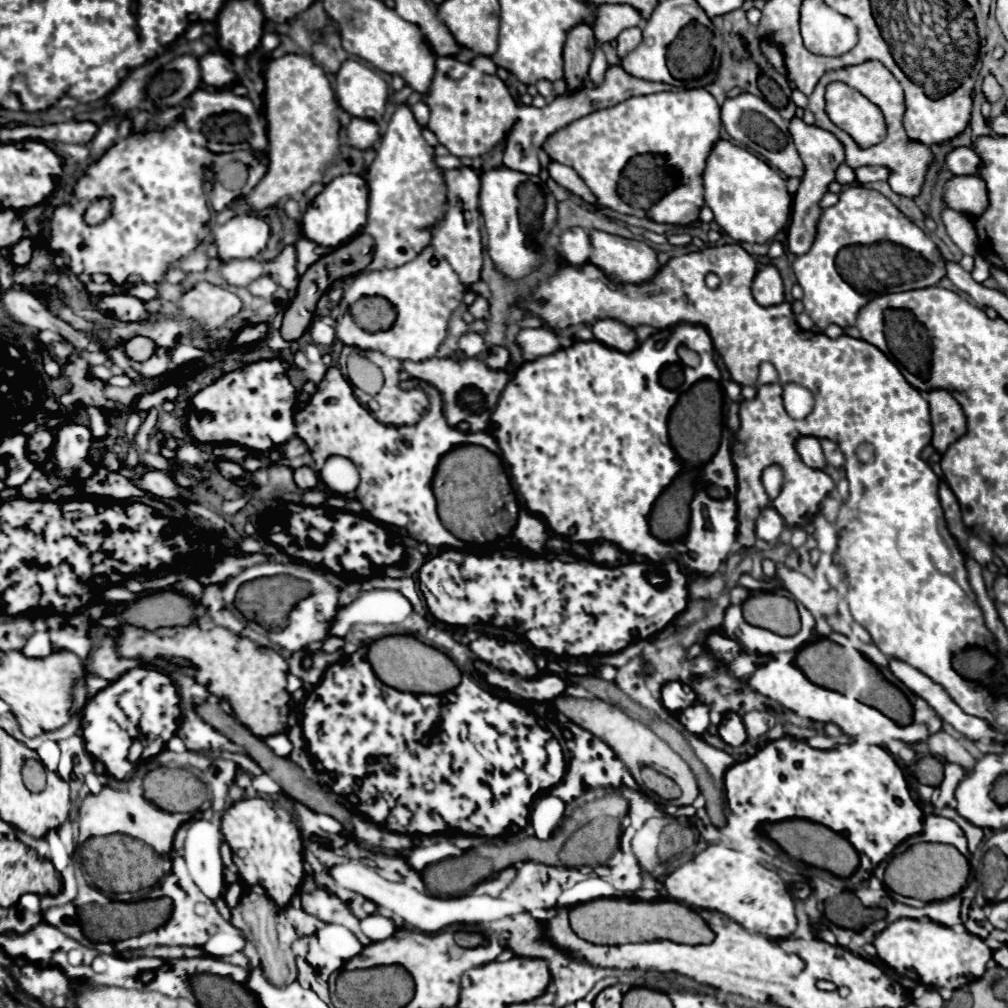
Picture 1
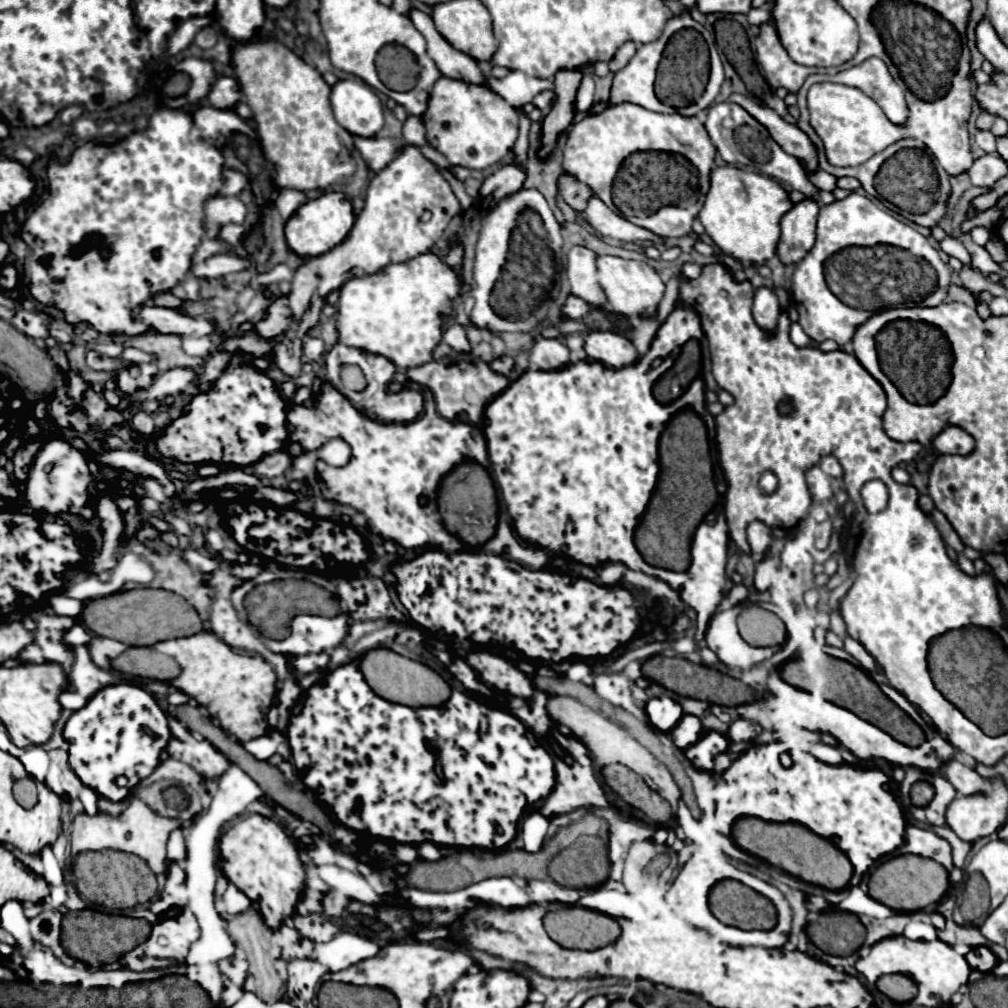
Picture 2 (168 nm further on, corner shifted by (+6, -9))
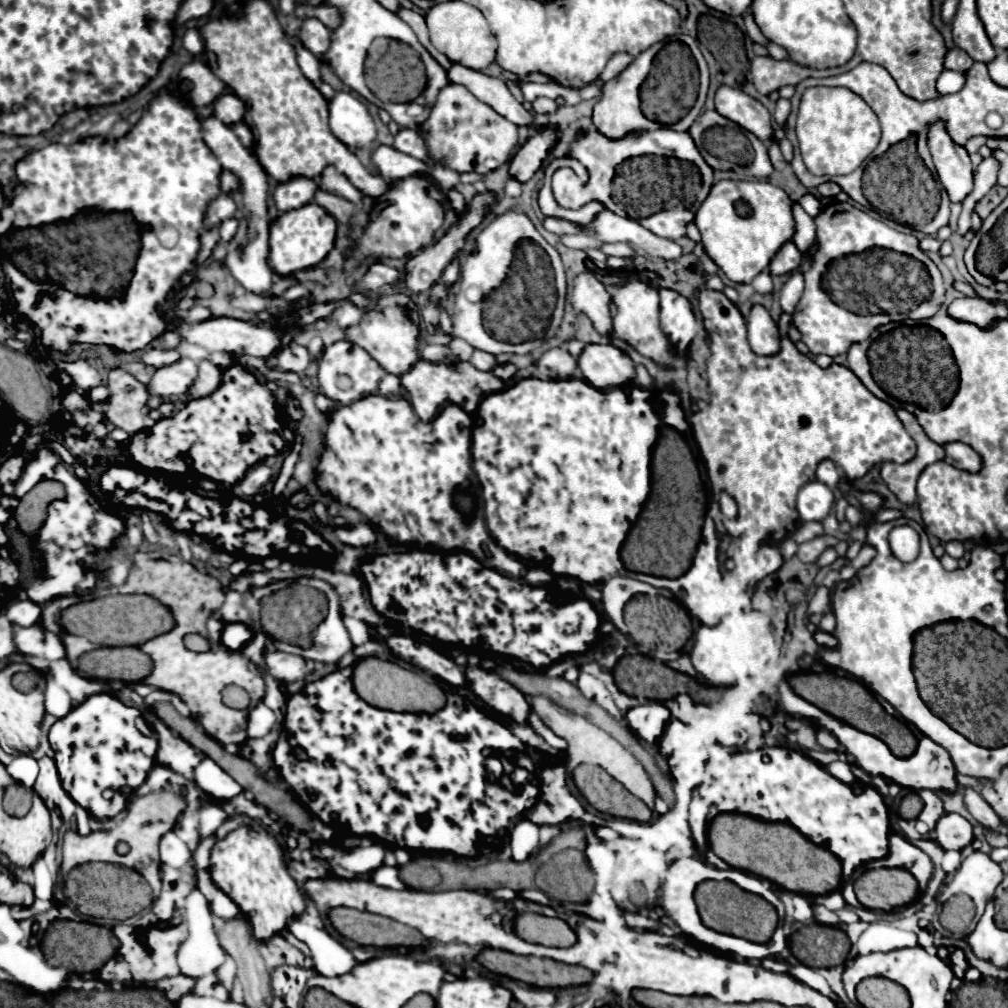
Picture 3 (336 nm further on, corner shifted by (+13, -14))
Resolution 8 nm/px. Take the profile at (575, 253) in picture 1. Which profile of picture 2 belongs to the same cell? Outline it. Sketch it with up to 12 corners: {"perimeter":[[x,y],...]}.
{"perimeter":[[574,246],[568,280],[574,296],[606,306],[598,282],[596,254]]}

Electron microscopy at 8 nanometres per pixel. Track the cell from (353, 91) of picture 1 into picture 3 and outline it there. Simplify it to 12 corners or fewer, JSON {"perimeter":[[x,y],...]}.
{"perimeter":[[351,93],[329,101],[331,133],[349,149],[375,141],[375,121]]}

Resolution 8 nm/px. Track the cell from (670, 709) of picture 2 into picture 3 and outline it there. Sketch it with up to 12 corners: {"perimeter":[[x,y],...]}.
{"perimeter":[[663,703],[629,709],[625,719],[643,741],[655,745],[671,719]]}

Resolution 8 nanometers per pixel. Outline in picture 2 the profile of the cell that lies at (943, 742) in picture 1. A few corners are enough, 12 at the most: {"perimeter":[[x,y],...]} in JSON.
{"perimeter":[[950,760],[944,776],[964,796],[990,790],[976,770]]}

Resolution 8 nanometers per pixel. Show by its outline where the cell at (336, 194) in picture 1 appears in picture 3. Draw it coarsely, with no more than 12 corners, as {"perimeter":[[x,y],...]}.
{"perimeter":[[317,203],[271,223],[269,265],[287,277],[333,249],[337,221]]}

